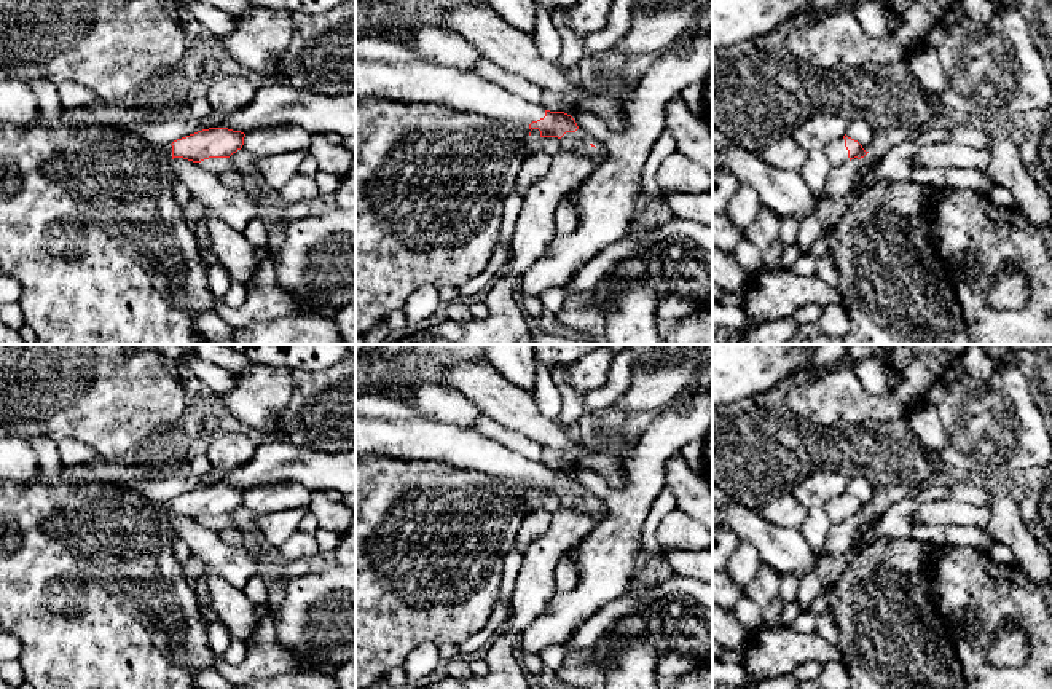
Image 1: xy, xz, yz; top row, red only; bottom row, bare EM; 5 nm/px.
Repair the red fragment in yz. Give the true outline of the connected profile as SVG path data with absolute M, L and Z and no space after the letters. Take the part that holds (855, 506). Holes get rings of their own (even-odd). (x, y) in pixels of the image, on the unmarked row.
M845 491L843 494L837 494L832 499L829 499L824 504L824 510L826 510L830 523L837 525L846 518L861 517L869 509L866 509L858 498L854 498Z

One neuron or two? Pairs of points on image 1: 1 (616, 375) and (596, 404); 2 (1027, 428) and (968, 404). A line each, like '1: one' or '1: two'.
1: one
2: one

